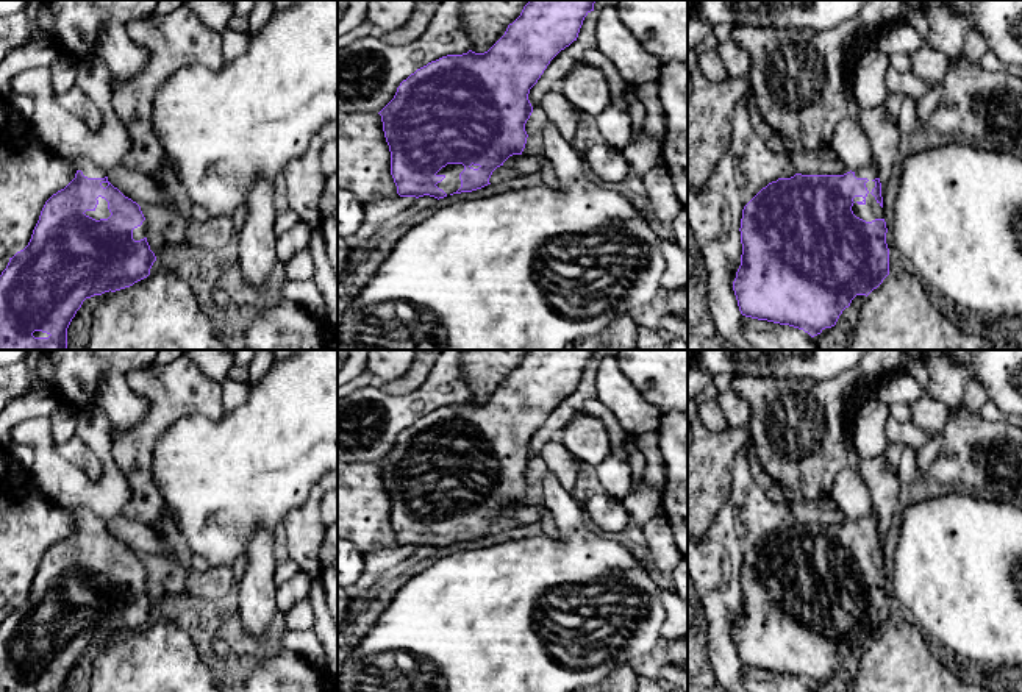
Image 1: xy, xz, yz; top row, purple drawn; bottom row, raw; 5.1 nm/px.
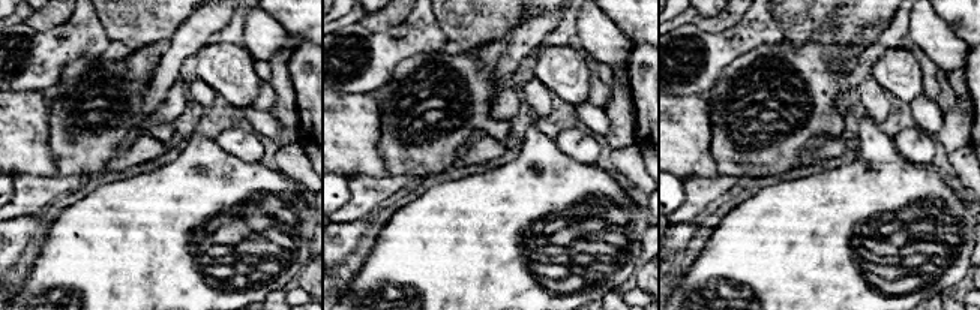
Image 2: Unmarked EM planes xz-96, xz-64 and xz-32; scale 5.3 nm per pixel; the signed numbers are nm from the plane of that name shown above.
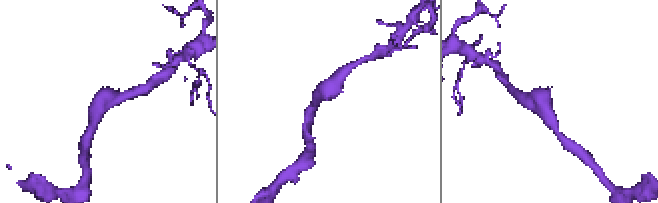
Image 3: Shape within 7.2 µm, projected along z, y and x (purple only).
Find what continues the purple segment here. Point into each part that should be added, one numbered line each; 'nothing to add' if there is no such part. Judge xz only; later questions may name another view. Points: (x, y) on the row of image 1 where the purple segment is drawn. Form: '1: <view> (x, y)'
1: xz (450, 183)

